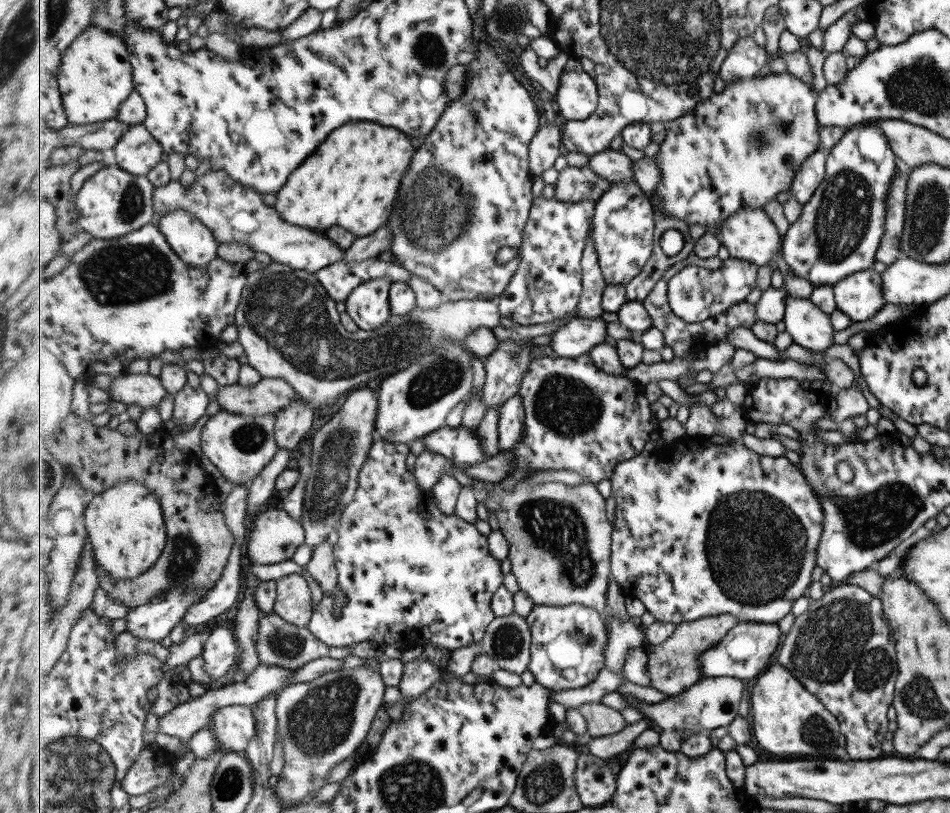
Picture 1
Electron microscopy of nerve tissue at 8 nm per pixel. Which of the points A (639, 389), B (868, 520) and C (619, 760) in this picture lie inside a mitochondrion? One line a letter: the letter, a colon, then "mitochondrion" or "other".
A: other
B: mitochondrion
C: other

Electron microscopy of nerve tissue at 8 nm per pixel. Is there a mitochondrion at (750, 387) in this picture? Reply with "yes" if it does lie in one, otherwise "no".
no

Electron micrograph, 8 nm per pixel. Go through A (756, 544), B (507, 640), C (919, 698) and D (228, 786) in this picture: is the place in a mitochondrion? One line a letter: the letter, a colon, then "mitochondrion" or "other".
A: mitochondrion
B: mitochondrion
C: mitochondrion
D: mitochondrion

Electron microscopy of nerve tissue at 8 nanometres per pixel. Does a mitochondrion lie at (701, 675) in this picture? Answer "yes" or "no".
no

